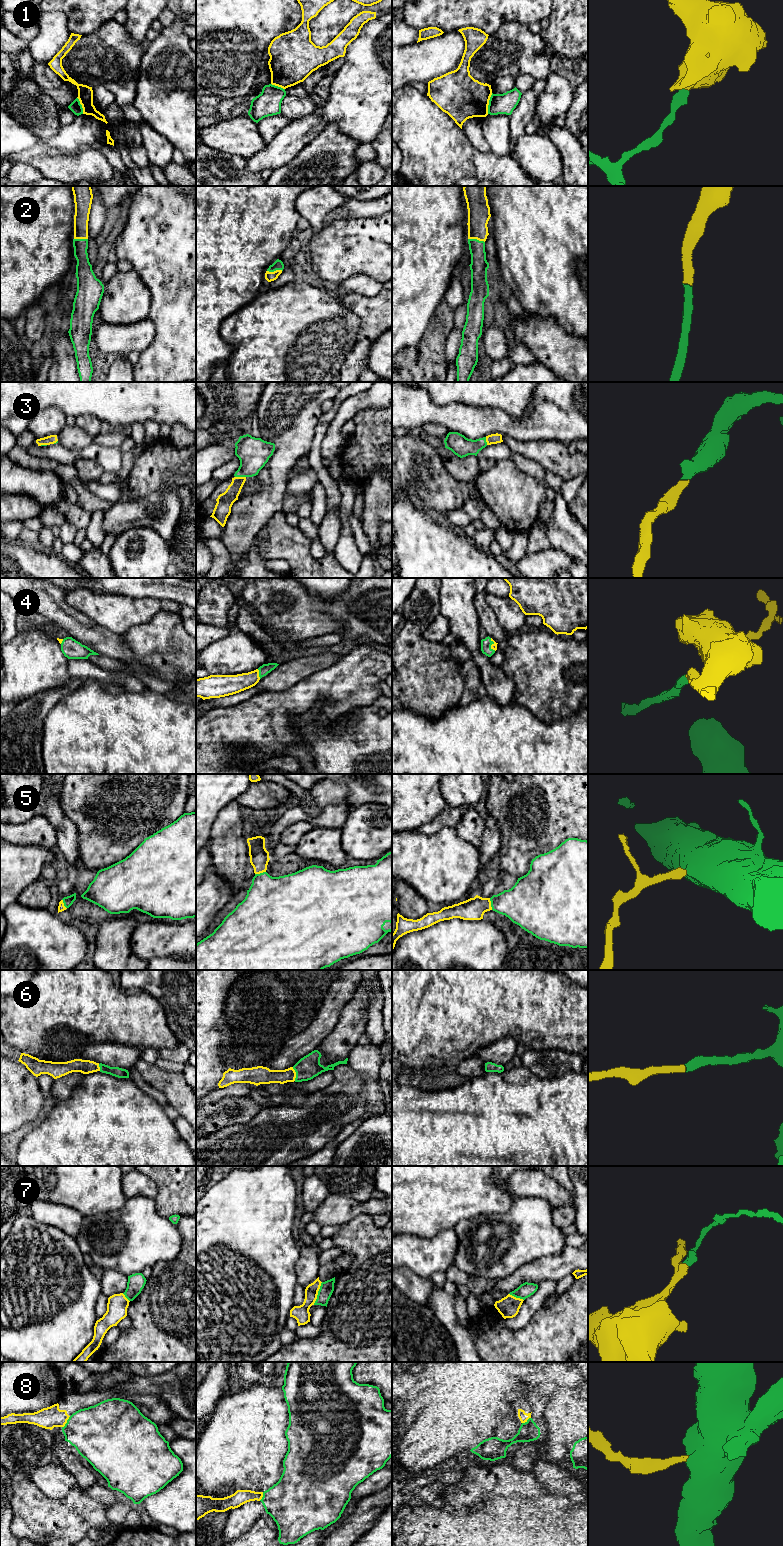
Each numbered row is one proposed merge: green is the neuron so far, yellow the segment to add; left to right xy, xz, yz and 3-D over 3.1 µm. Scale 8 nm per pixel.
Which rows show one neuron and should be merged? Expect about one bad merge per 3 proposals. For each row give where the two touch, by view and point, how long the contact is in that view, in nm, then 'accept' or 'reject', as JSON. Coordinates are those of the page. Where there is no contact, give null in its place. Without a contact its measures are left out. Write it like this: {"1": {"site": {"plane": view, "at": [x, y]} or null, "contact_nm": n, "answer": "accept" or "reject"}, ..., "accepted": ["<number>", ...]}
{"1": {"site": {"plane": "yz", "at": [489, 103]}, "contact_nm": 170, "answer": "reject"}, "2": {"site": {"plane": "yz", "at": [476, 239]}, "contact_nm": 140, "answer": "accept"}, "3": {"site": {"plane": "xz", "at": [240, 476]}, "contact_nm": 90, "answer": "accept"}, "4": {"site": {"plane": "xz", "at": [259, 674]}, "contact_nm": 80, "answer": "accept"}, "5": {"site": {"plane": "yz", "at": [491, 904]}, "contact_nm": 100, "answer": "accept"}, "6": {"site": {"plane": "xz", "at": [296, 1074]}, "contact_nm": 110, "answer": "accept"}, "7": {"site": {"plane": "xz", "at": [318, 1293]}, "contact_nm": 200, "answer": "reject"}, "8": {"site": {"plane": "xy", "at": [67, 1422]}, "contact_nm": 120, "answer": "reject"}, "accepted": ["2", "3", "4", "5", "6"]}

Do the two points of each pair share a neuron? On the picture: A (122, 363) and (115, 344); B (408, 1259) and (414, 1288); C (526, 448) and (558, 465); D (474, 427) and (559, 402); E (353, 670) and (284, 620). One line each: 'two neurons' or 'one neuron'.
A: two neurons
B: two neurons
C: one neuron
D: one neuron
E: two neurons

